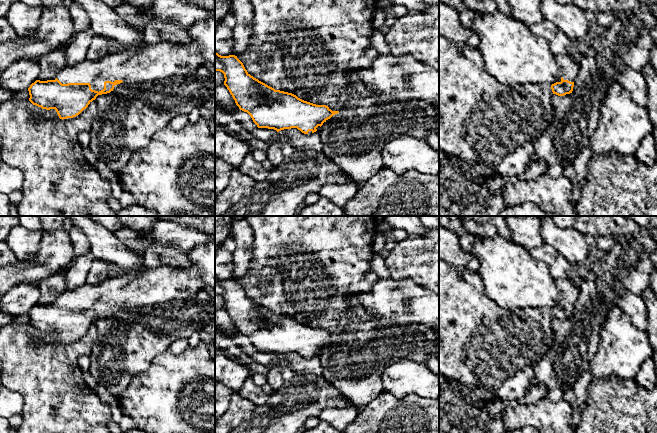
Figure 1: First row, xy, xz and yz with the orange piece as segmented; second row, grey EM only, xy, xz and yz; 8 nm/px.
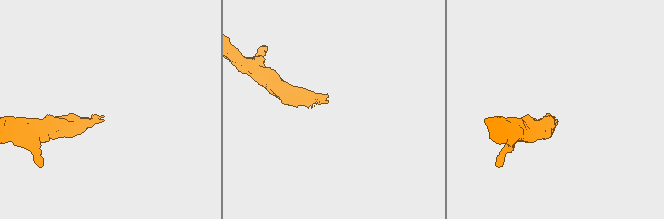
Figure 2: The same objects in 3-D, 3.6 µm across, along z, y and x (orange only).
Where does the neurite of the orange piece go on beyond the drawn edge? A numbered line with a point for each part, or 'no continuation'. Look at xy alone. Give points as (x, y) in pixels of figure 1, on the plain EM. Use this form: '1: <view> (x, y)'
1: xy (151, 286)

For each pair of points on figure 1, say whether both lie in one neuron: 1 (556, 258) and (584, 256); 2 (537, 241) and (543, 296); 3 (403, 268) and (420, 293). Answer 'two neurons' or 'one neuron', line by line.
1: two neurons
2: two neurons
3: two neurons

